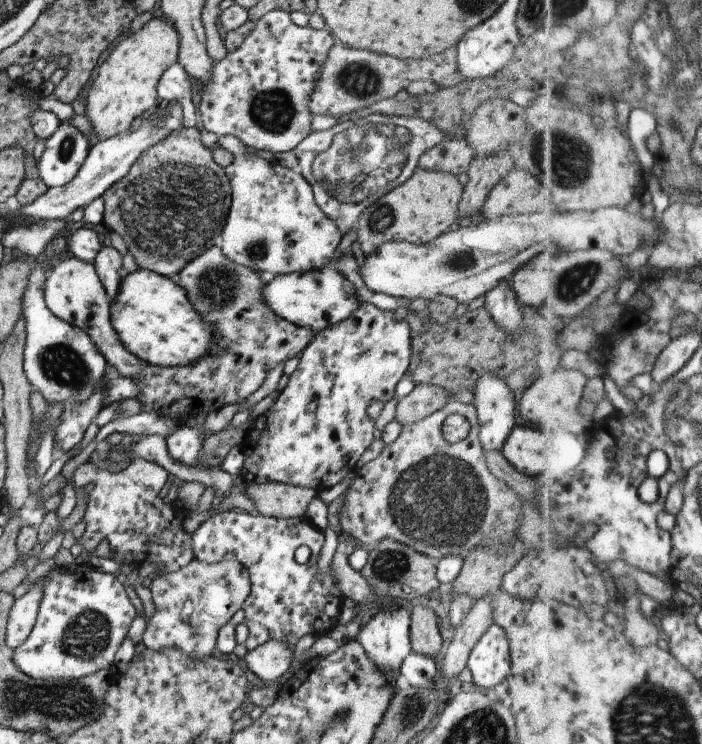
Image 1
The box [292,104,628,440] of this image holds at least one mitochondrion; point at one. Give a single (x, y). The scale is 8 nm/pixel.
(352, 163)

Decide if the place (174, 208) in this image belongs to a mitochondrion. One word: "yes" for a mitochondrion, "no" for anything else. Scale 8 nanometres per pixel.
yes

